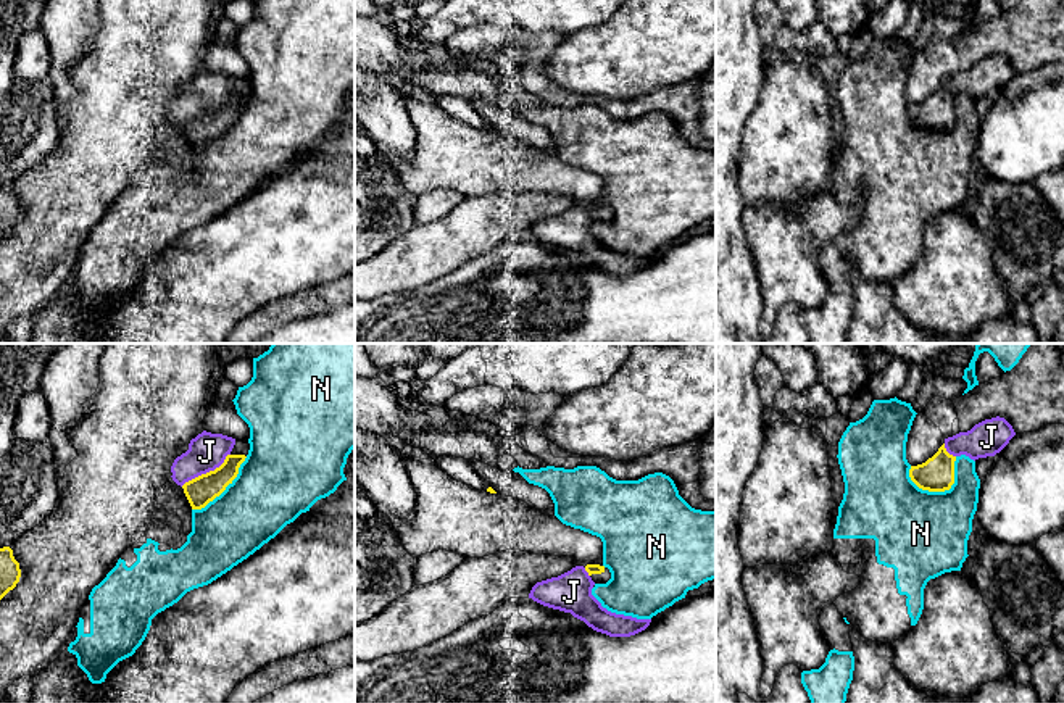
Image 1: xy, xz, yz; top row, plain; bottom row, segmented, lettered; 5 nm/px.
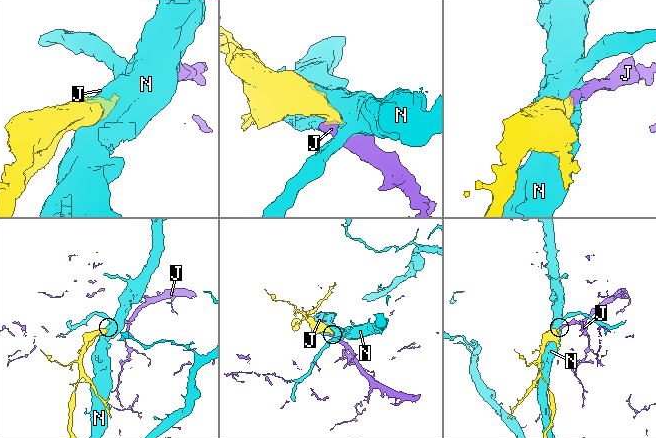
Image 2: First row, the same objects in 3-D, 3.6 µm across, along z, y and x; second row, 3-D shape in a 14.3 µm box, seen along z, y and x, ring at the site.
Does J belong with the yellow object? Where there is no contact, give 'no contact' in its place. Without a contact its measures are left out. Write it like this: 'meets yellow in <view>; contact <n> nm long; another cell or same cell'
meets yellow in xy; contact 300 nm long; same cell

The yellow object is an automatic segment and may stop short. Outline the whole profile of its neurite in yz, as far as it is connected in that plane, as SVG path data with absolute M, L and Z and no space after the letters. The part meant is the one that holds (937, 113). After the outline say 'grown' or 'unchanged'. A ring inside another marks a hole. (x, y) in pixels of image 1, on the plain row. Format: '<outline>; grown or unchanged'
M991 56L967 71L945 77L938 90L925 102L911 105L909 116L922 129L945 131L954 123L954 100L966 94L970 98L995 95L1016 74L1004 56Z; grown

